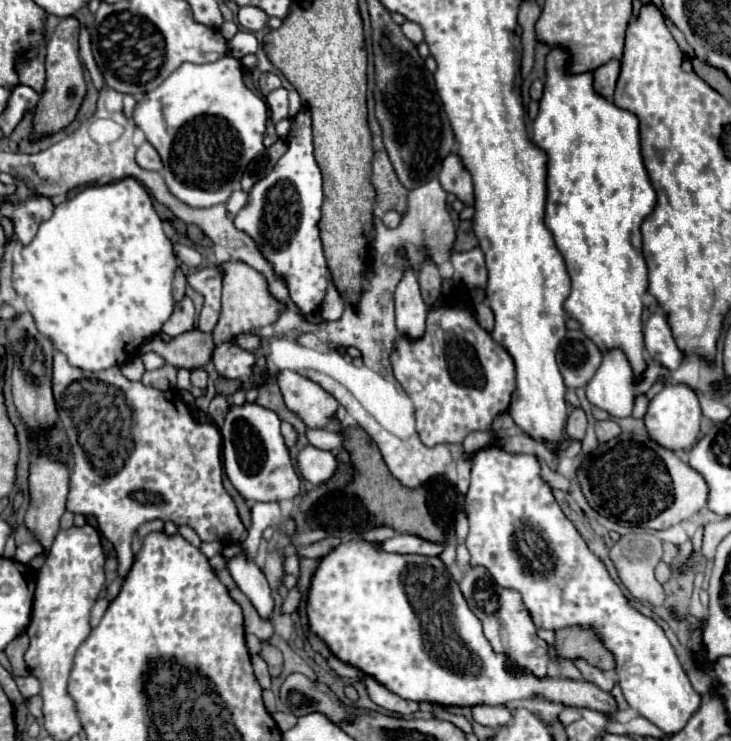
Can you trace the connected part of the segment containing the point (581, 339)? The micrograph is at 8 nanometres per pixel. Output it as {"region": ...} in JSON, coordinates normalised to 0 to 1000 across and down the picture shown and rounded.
{"region":[[[776,445],[762,475],[765,499],[773,518],[781,524],[800,521],[817,502],[822,483],[825,478],[819,478],[814,462],[808,462],[808,456],[803,456],[795,445]]]}

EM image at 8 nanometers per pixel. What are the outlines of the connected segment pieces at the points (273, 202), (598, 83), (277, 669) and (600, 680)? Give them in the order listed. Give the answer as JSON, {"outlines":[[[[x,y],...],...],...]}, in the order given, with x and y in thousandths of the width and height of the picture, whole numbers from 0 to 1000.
{"outlines":[[[[412,146],[398,159],[393,205],[382,213],[376,227],[341,256],[338,278],[321,291],[319,302],[354,332],[360,348],[371,354],[376,372],[390,381],[398,408],[415,424],[436,418],[450,389],[450,364],[434,310],[434,297],[439,294],[439,273],[439,232],[428,213],[425,154],[423,148]]],[[[836,81],[836,84],[819,89],[819,94],[811,97],[811,100],[814,100],[814,121],[817,121],[822,130],[828,130],[830,135],[839,132],[847,97],[850,97],[850,84],[847,84],[847,81]]],[[[360,866],[360,874],[357,874],[357,888],[365,893],[371,912],[382,912],[382,910],[384,910],[387,885],[384,885],[384,880],[382,880],[376,872],[371,872],[368,866]]],[[[787,888],[787,891],[784,891],[784,896],[792,901],[792,907],[800,912],[800,918],[806,918],[806,920],[817,923],[819,928],[825,928],[825,931],[830,931],[830,934],[839,928],[839,920],[836,920],[836,918],[830,918],[819,901],[814,901],[814,899],[808,899],[808,896],[798,893],[798,888]]]]}

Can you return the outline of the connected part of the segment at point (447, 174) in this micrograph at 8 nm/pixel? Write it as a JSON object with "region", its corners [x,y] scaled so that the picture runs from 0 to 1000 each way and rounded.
{"region":[[[620,205],[606,216],[601,246],[611,259],[620,259],[631,273],[636,273],[639,278],[647,278],[644,235],[633,224],[633,216],[628,213],[628,208]]]}

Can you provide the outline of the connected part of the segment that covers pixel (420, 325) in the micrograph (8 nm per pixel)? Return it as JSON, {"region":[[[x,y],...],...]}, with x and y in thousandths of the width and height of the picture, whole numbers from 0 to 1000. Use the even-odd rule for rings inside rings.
{"region":[[[557,364],[551,378],[540,391],[540,424],[543,424],[543,448],[562,459],[579,456],[584,435],[584,413],[573,397],[570,372]]]}

